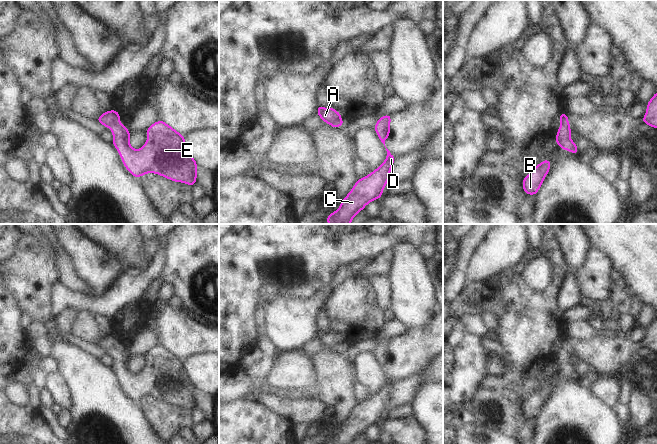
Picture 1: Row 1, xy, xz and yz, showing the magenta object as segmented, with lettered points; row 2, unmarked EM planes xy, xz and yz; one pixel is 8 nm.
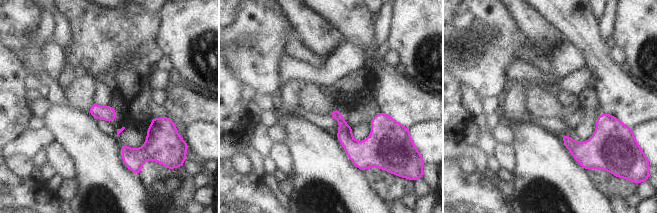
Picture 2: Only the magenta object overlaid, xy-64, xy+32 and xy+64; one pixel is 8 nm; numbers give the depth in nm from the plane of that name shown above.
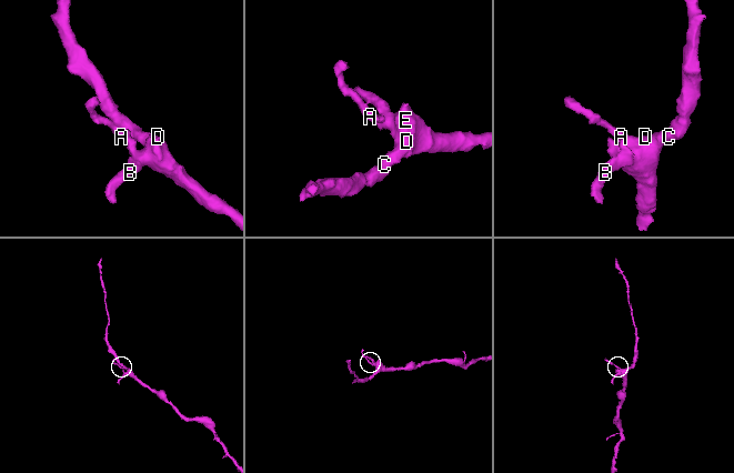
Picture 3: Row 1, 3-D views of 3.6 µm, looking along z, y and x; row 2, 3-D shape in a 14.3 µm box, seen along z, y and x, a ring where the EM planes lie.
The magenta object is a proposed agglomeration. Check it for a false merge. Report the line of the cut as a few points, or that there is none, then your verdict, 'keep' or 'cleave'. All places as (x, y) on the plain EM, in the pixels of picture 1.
no cut | keep

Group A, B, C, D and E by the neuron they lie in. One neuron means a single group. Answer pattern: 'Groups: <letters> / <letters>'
Groups: A B C D E.

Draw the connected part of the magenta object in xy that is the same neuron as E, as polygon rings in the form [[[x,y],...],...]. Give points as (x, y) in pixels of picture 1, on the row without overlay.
[[[116,334],[107,335],[96,343],[100,348],[110,352],[114,360],[113,369],[117,372],[124,390],[133,401],[140,402],[145,397],[157,397],[174,406],[184,406],[187,409],[197,407],[195,386],[186,370],[184,361],[164,345],[155,346],[146,354],[148,364],[140,374],[134,374],[129,368],[130,356],[120,345],[120,338]]]

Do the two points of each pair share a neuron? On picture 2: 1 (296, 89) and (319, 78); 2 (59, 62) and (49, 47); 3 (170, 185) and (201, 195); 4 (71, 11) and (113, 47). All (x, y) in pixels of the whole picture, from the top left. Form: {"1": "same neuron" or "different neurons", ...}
{"1": "different neurons", "2": "same neuron", "3": "different neurons", "4": "same neuron"}

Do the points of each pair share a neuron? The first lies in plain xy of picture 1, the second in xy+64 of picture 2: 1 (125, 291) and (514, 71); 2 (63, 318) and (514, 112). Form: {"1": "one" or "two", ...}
{"1": "one", "2": "one"}

